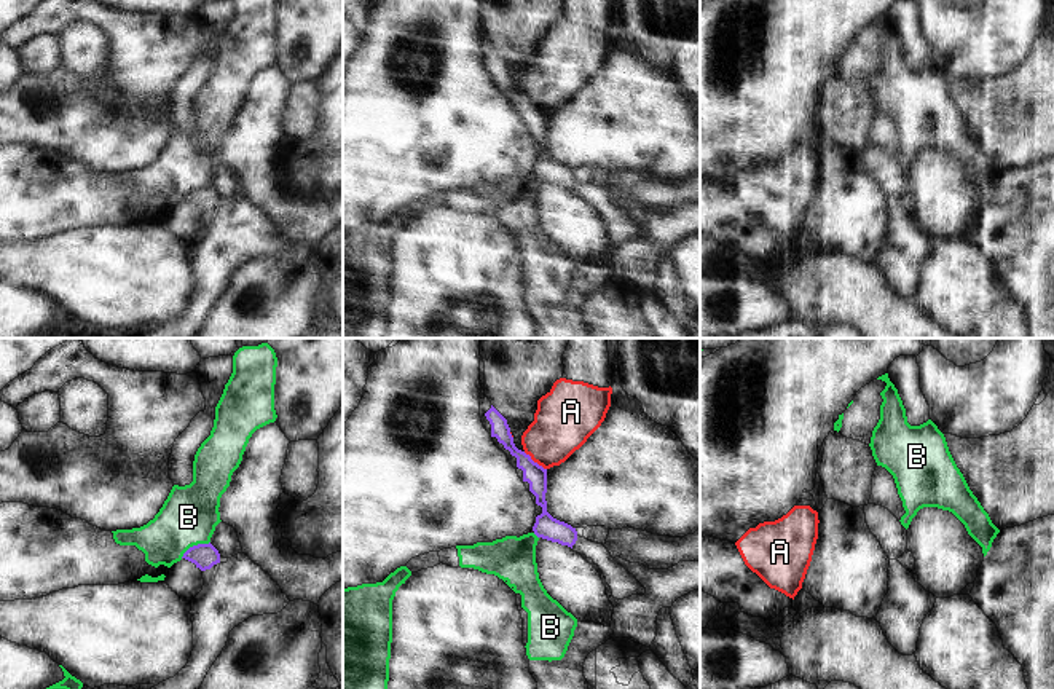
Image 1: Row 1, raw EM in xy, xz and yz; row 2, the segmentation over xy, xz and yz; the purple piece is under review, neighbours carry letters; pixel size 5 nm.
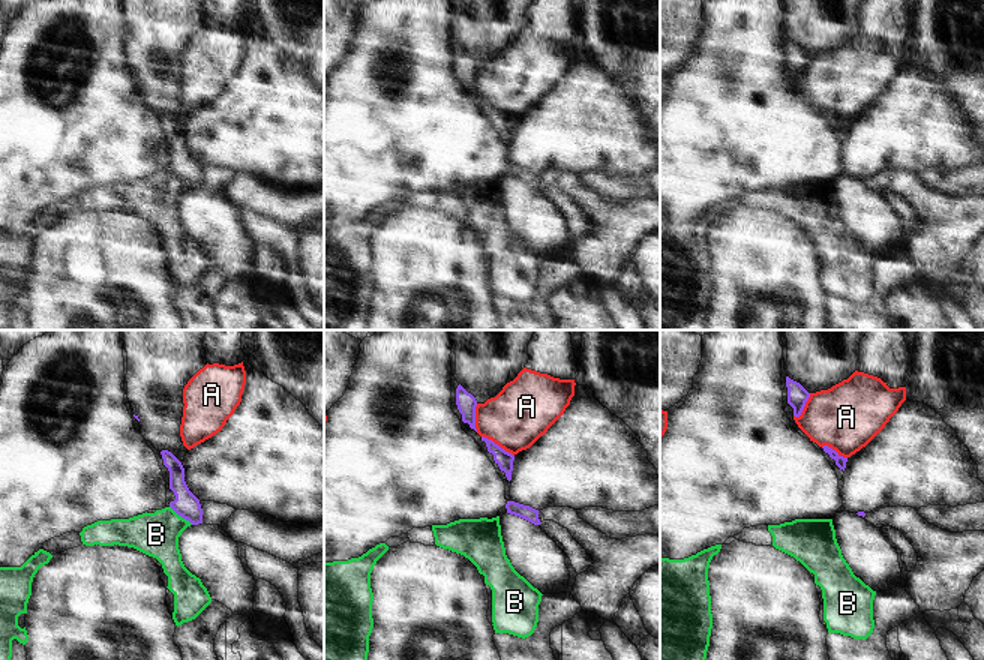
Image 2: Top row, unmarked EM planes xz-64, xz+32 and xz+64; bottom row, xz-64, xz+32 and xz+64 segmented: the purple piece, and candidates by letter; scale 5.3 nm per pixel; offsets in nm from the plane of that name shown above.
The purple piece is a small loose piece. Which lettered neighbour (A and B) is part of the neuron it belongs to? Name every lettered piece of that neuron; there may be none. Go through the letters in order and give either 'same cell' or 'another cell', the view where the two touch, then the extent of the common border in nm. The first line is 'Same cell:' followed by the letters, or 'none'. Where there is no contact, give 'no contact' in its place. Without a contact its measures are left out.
Same cell: none
A: another cell | xz | 150 nm
B: another cell | xy | 170 nm

